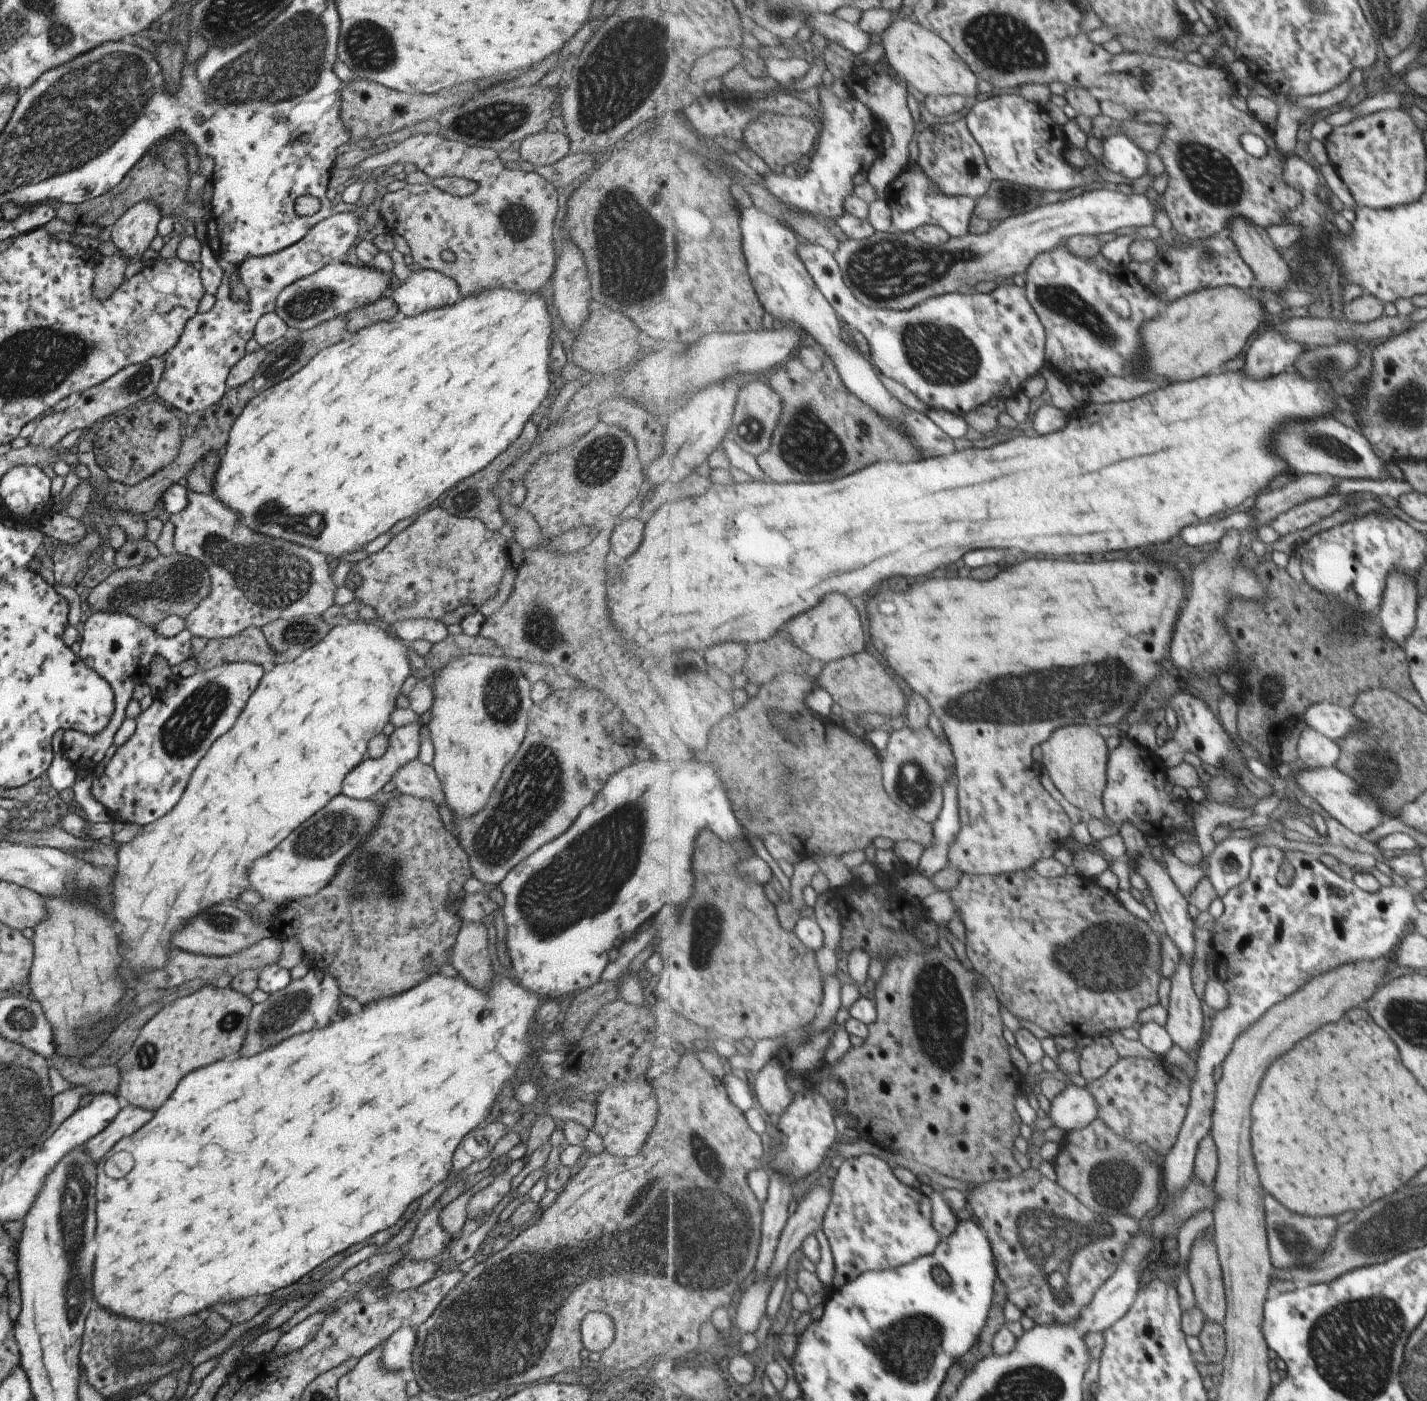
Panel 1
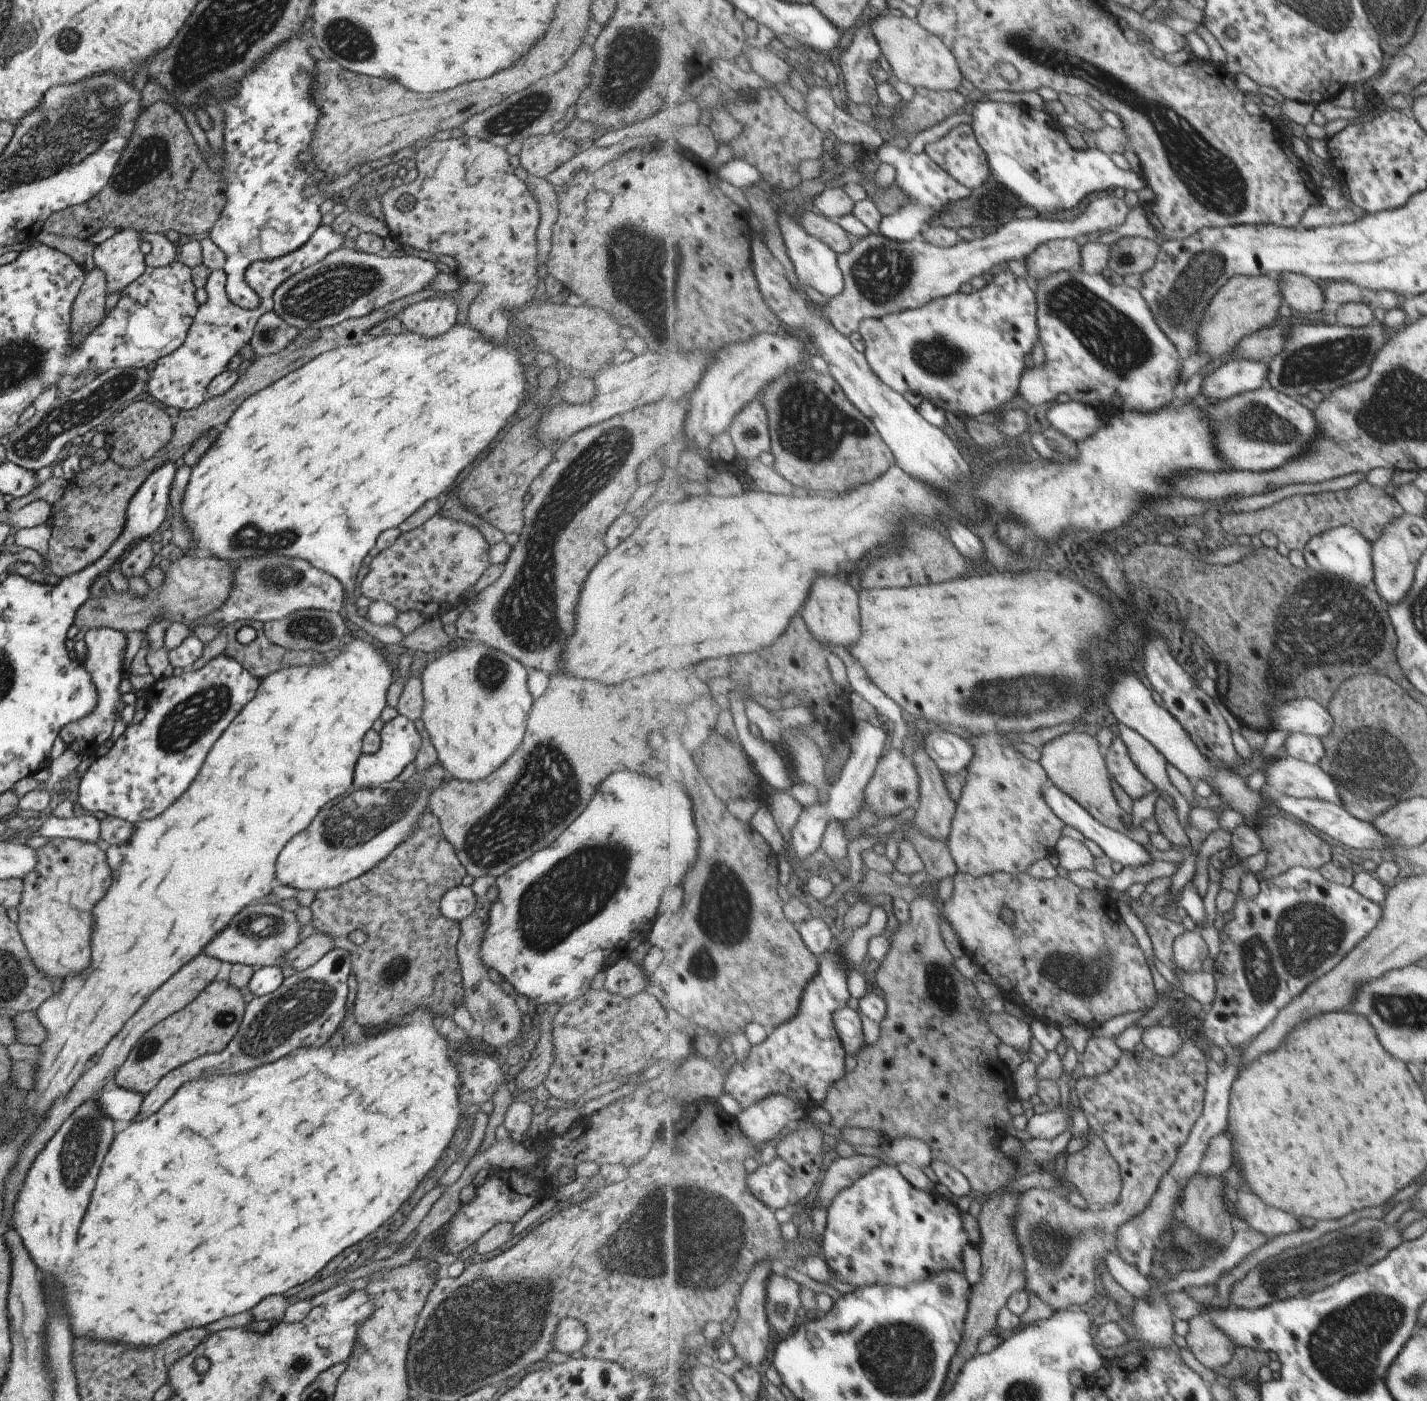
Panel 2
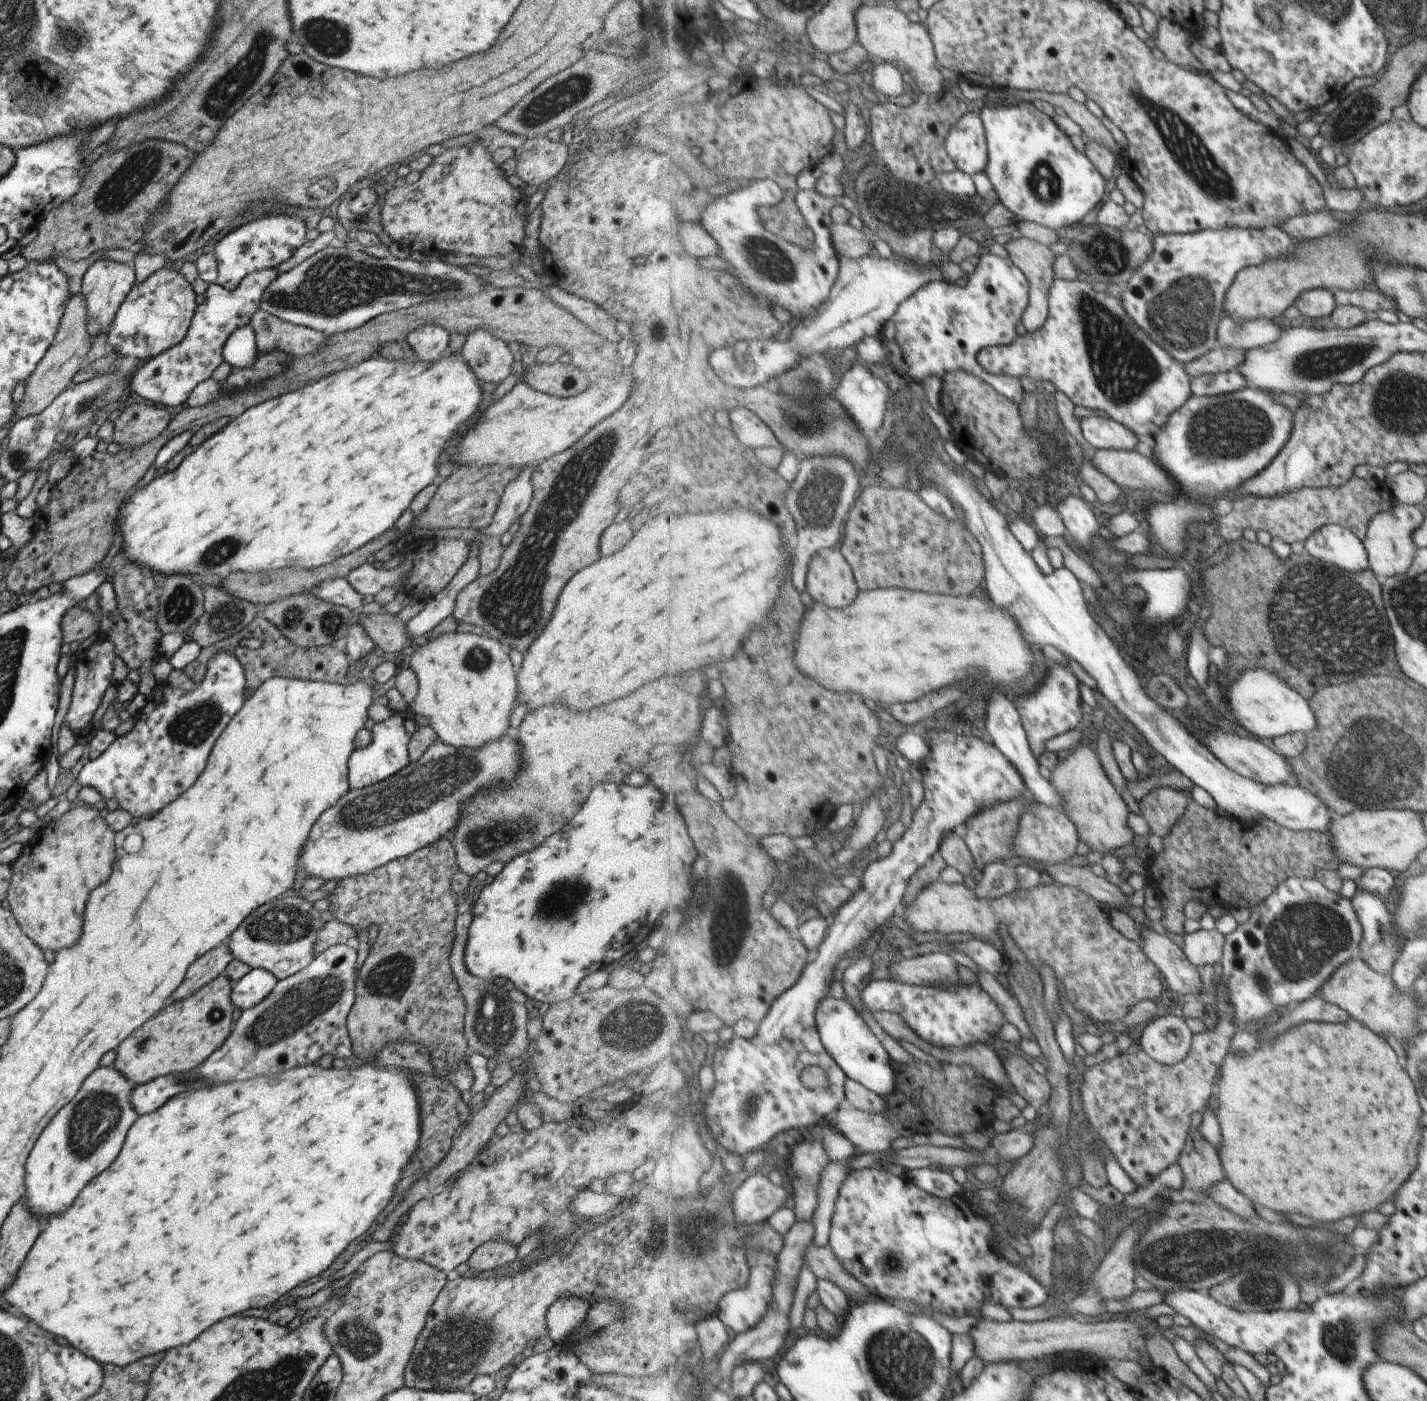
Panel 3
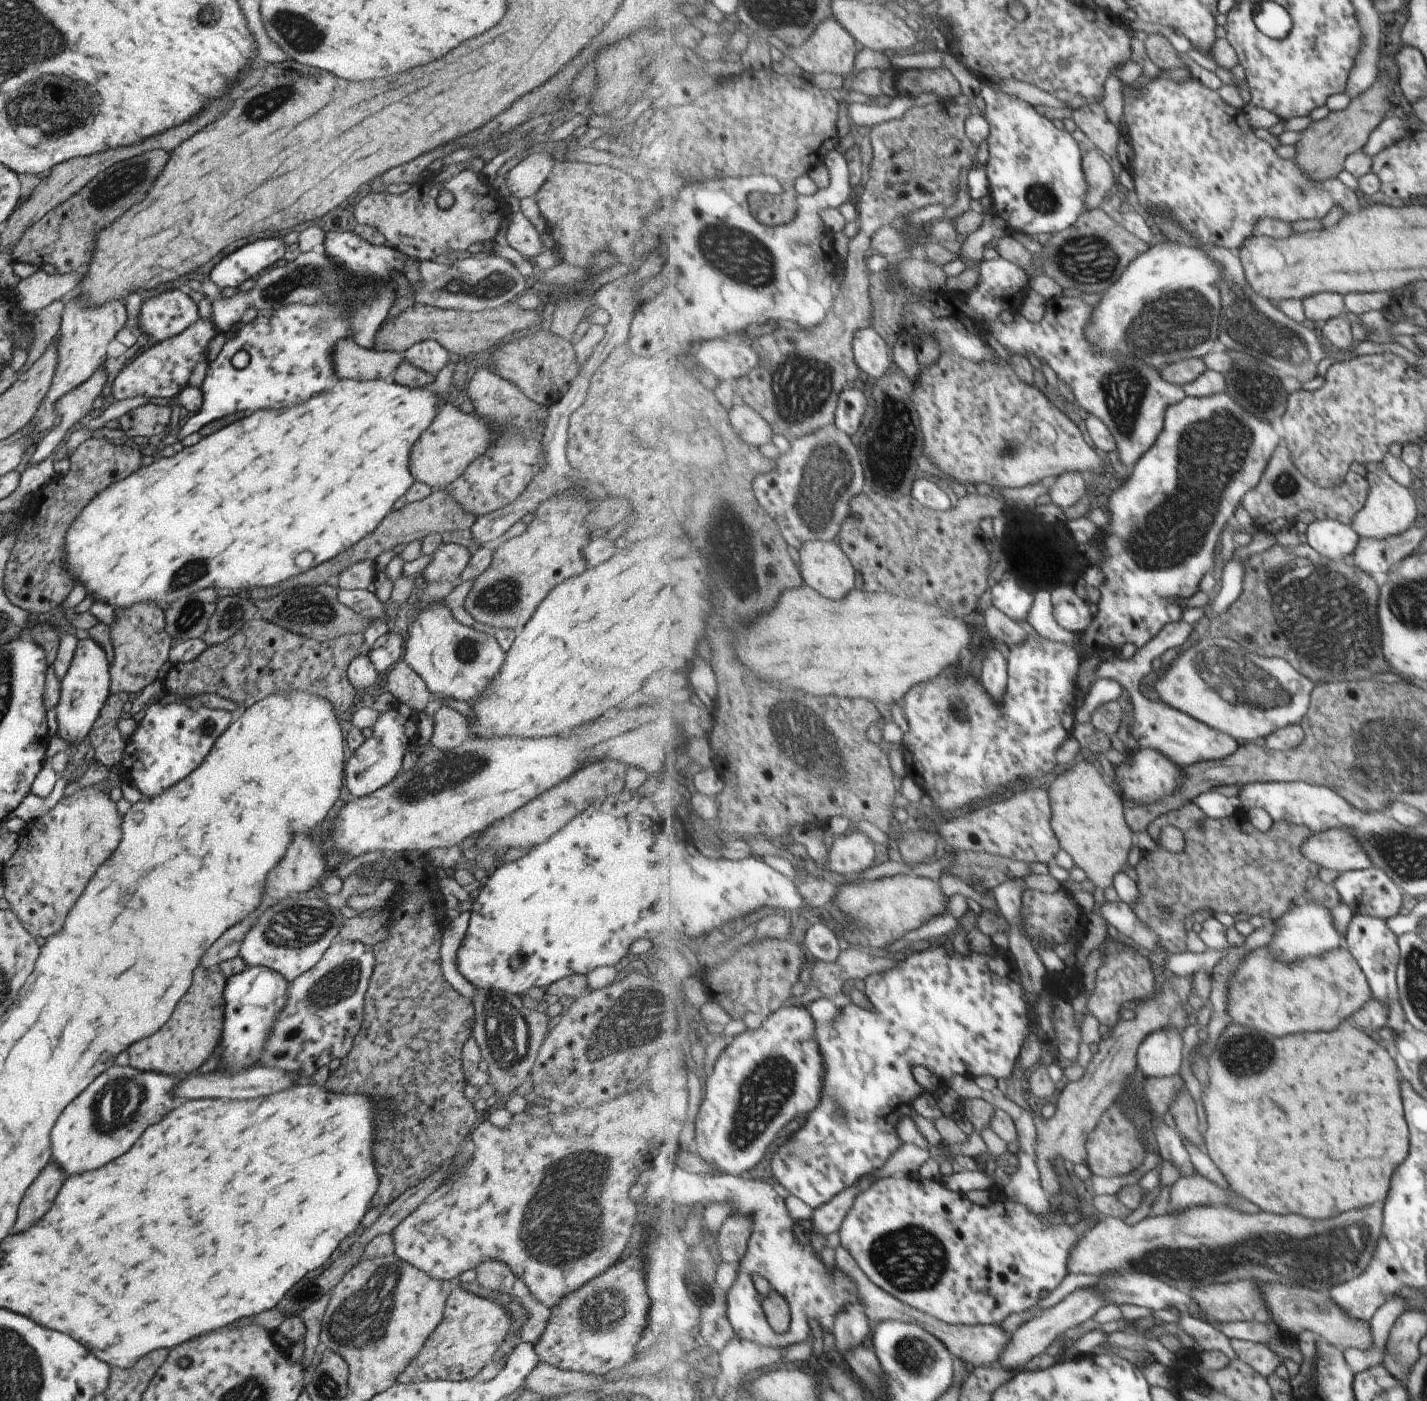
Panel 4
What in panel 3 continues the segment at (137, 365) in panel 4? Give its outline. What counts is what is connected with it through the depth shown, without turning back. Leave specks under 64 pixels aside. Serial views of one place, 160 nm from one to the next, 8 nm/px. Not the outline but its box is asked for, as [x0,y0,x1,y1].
[130,268,280,406]

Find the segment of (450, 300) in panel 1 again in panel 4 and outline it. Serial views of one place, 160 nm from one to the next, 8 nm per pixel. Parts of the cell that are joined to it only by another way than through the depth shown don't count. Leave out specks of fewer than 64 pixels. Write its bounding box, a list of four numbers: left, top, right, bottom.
[404,339,450,377]

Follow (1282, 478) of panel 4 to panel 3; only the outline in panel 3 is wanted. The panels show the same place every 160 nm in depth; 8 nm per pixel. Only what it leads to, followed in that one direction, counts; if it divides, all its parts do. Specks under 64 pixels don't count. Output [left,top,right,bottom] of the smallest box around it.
[1216,476,1394,544]

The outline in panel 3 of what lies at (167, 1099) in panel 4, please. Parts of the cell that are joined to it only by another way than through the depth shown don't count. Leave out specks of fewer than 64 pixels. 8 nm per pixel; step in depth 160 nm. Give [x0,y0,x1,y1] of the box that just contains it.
[26,1068,139,1222]

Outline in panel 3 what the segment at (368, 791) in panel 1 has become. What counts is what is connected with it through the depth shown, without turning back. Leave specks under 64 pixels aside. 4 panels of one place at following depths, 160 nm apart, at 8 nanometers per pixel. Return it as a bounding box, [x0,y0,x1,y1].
[349,711,417,789]

